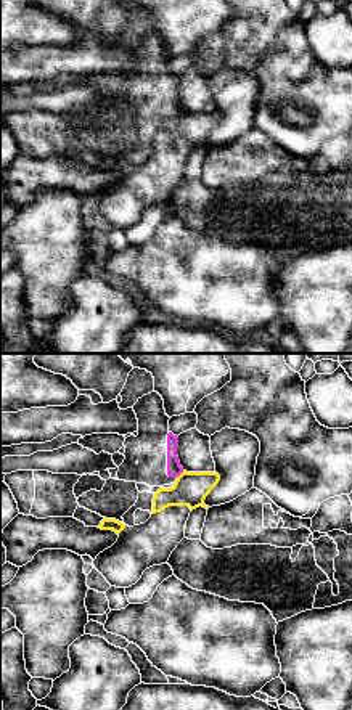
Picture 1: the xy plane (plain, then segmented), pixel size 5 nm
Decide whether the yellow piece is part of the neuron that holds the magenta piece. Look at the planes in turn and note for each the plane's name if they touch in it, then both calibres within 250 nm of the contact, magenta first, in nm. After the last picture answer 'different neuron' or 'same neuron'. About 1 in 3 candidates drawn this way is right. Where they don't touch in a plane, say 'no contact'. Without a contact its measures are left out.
meets magenta in xy; 80 nm thick on the magenta side, 170 nm on the other

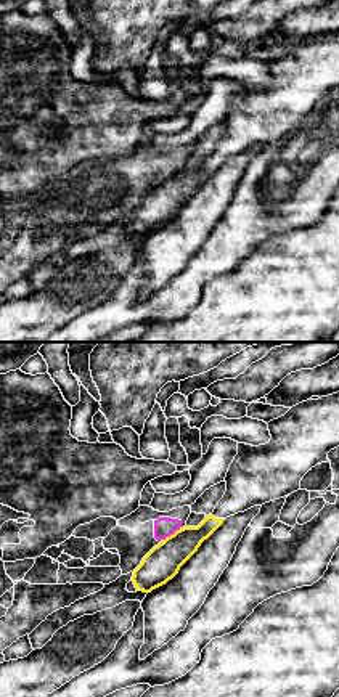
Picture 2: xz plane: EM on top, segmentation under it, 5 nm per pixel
meets magenta in xz; 100 nm thick on the magenta side, 180 nm on the other

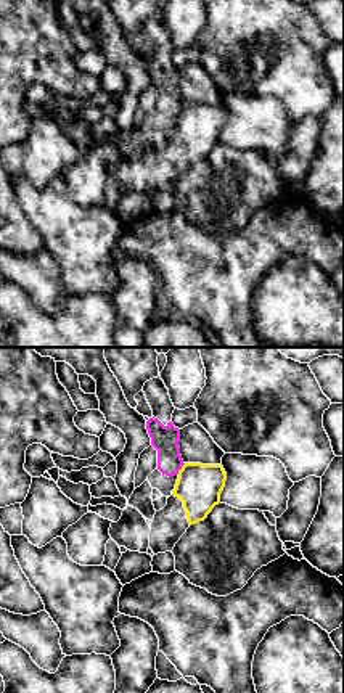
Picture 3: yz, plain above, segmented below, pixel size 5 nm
meets magenta in yz; 140 nm thick on the magenta side, 220 nm on the other

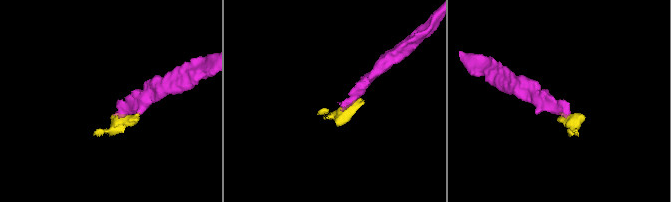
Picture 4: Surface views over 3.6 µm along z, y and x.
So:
different neuron

